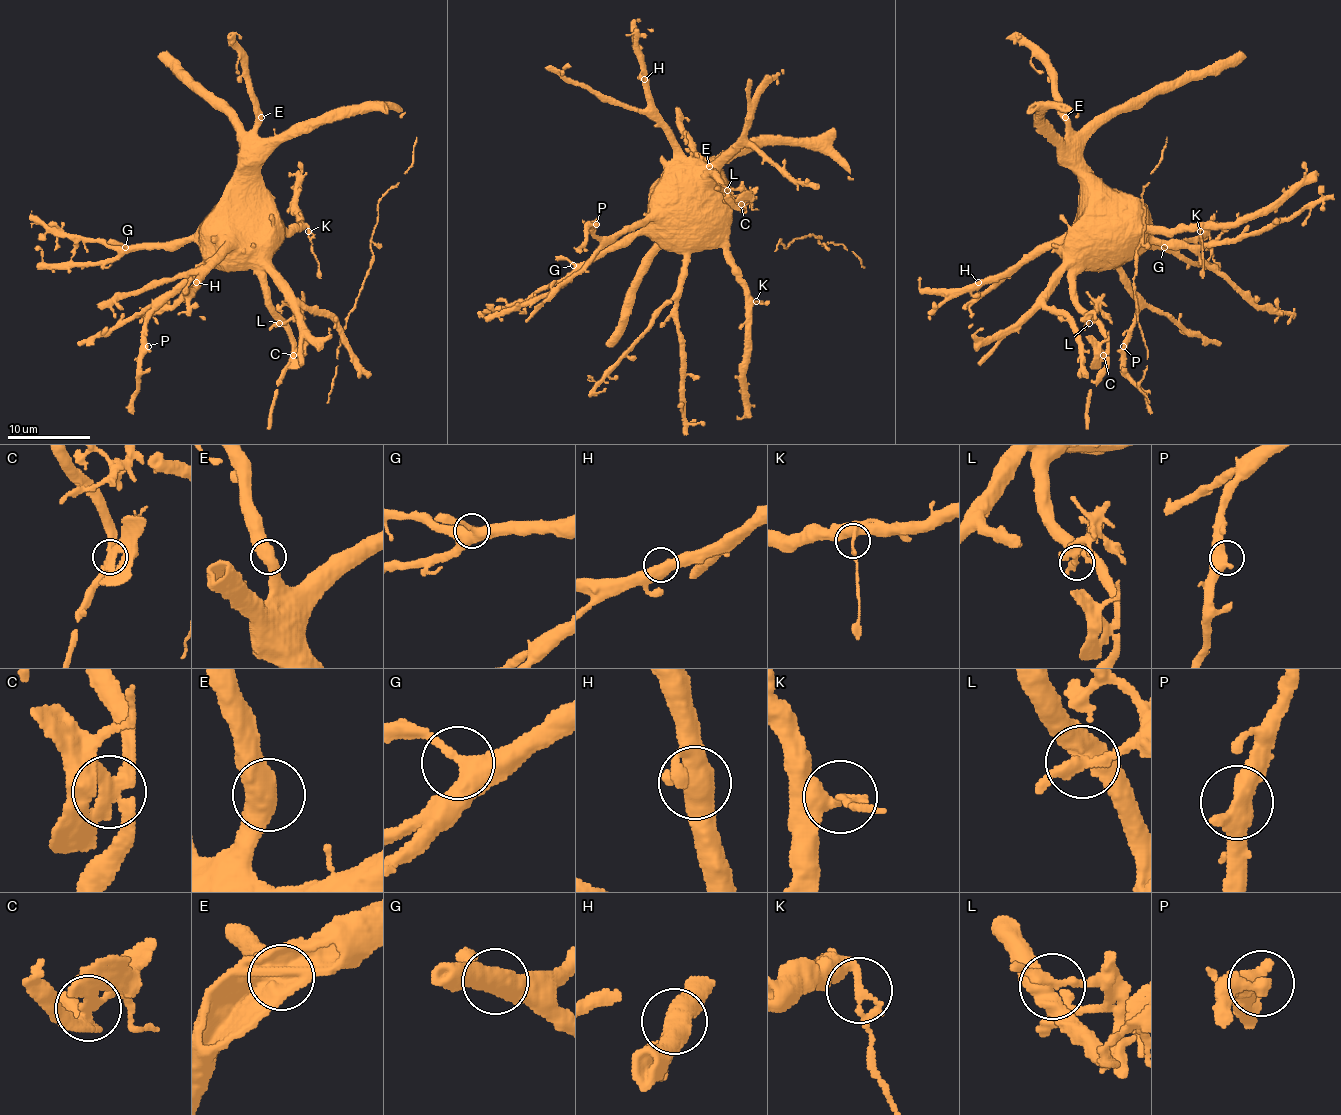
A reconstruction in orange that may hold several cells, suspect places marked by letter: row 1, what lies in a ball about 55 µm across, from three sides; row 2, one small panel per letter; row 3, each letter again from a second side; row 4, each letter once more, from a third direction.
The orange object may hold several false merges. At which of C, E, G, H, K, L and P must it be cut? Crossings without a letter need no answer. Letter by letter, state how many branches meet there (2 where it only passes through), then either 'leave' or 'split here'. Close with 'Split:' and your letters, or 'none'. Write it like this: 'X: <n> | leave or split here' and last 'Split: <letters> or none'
C: 3 | split here
E: 2 | leave
G: 3 | leave
H: 3 | leave
K: 2 | split here
L: 4 | split here
P: 2 | leave
Split: C, K, L

